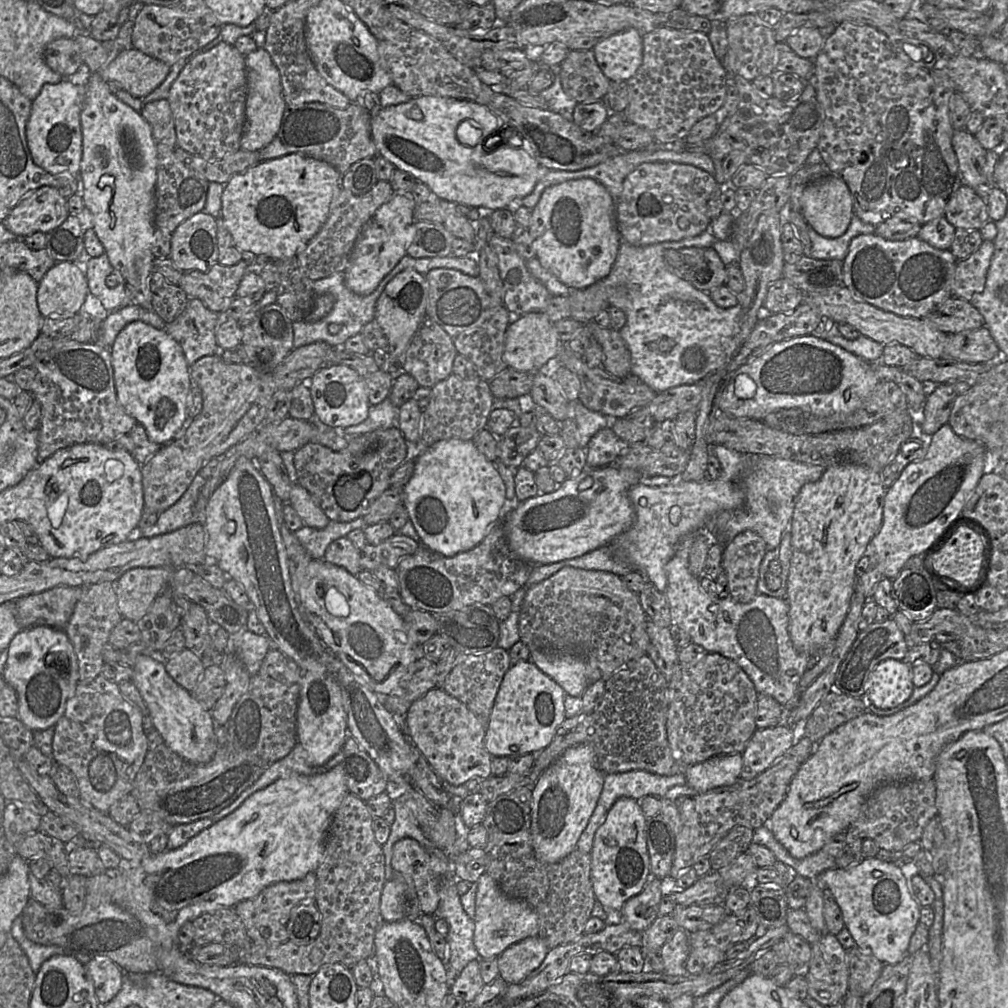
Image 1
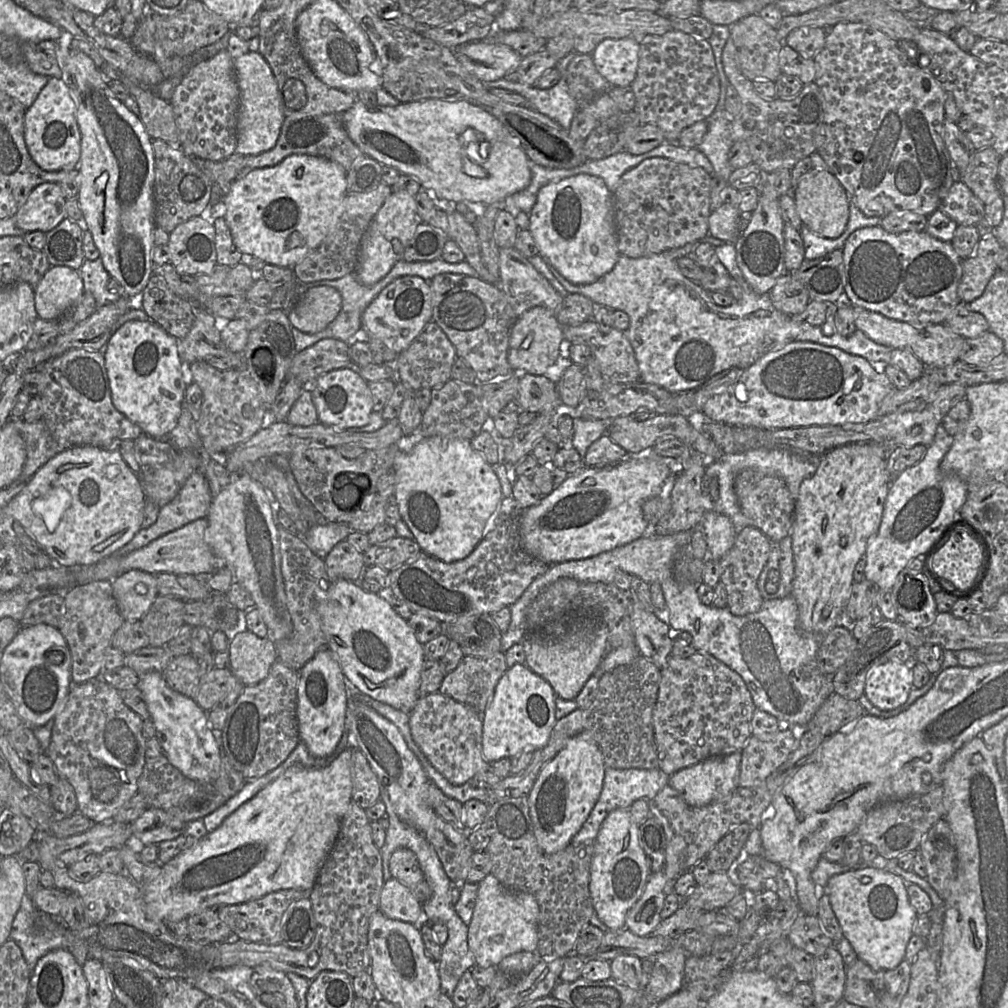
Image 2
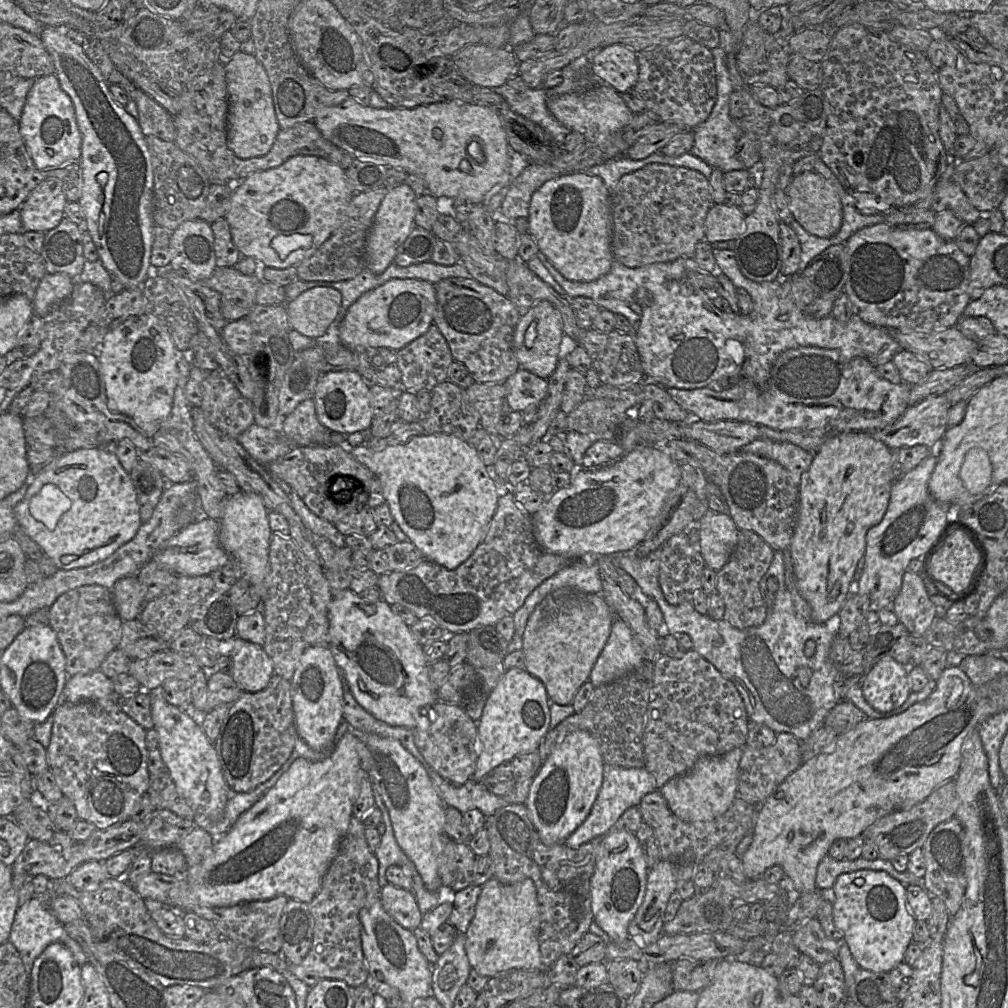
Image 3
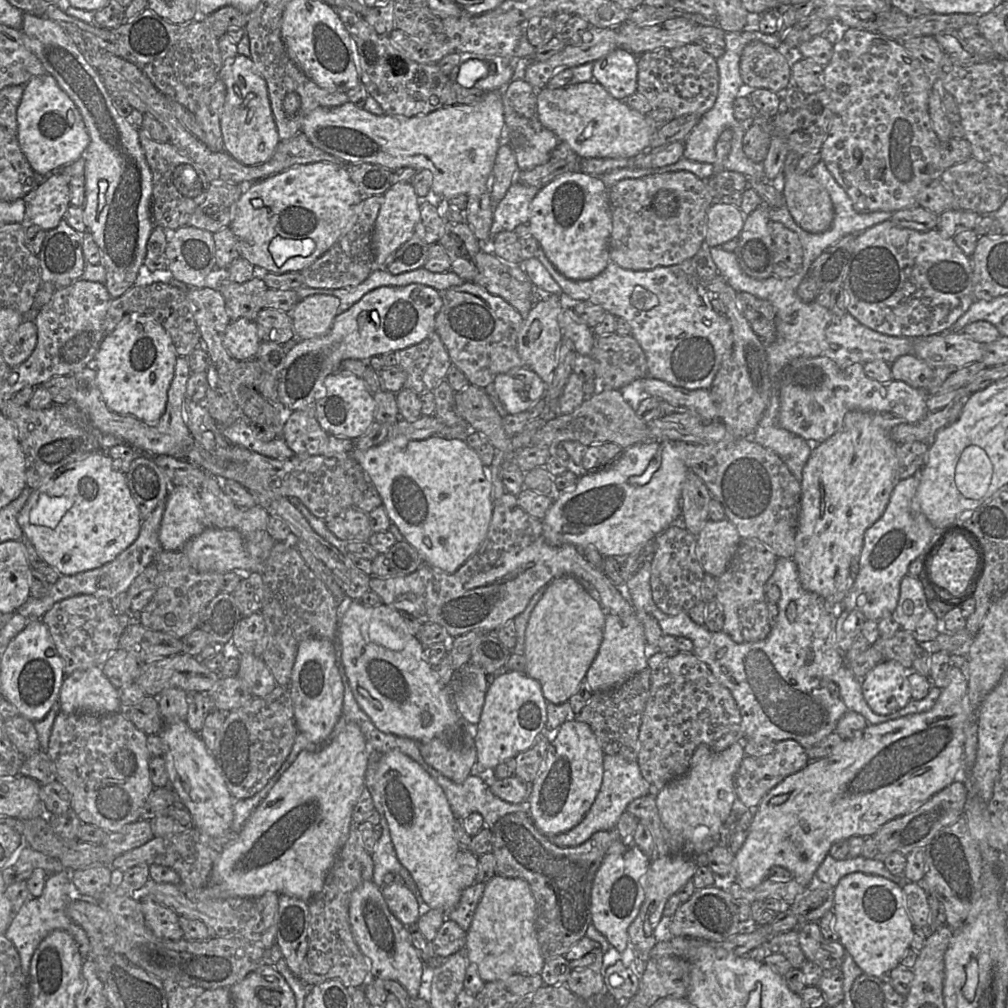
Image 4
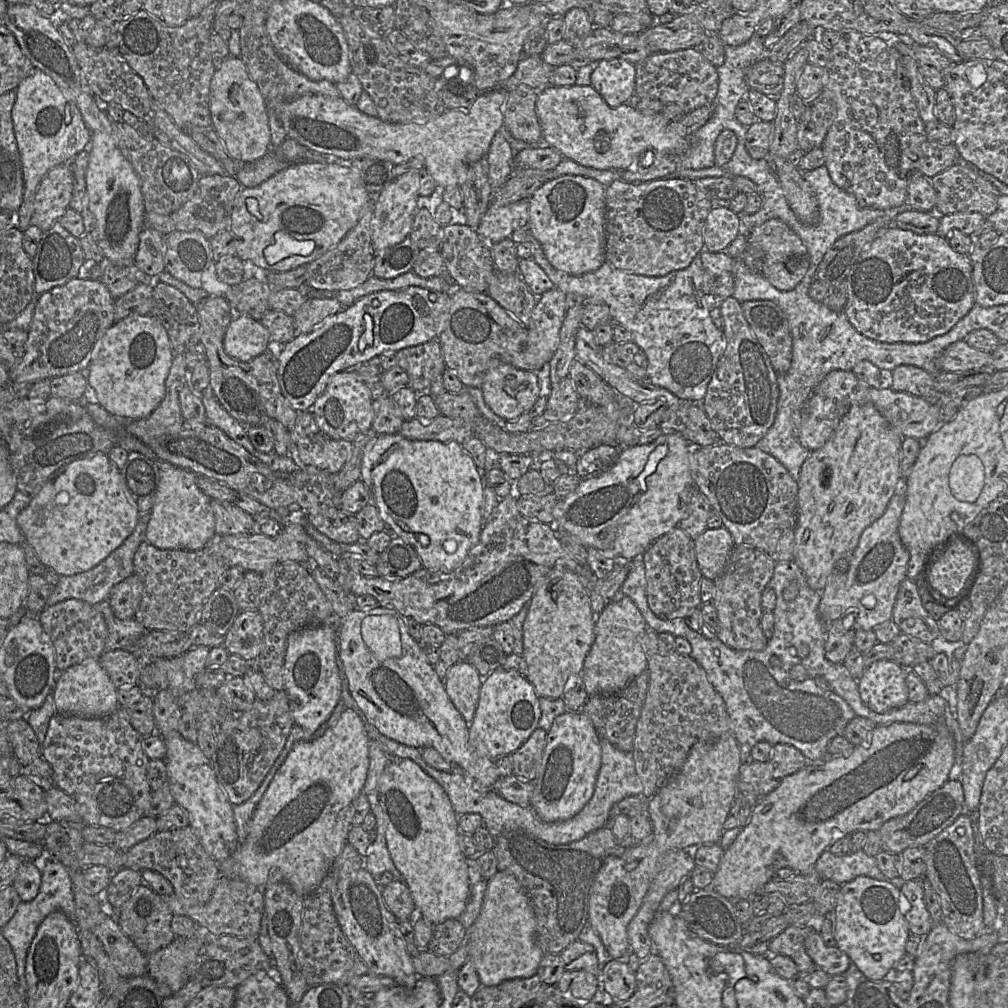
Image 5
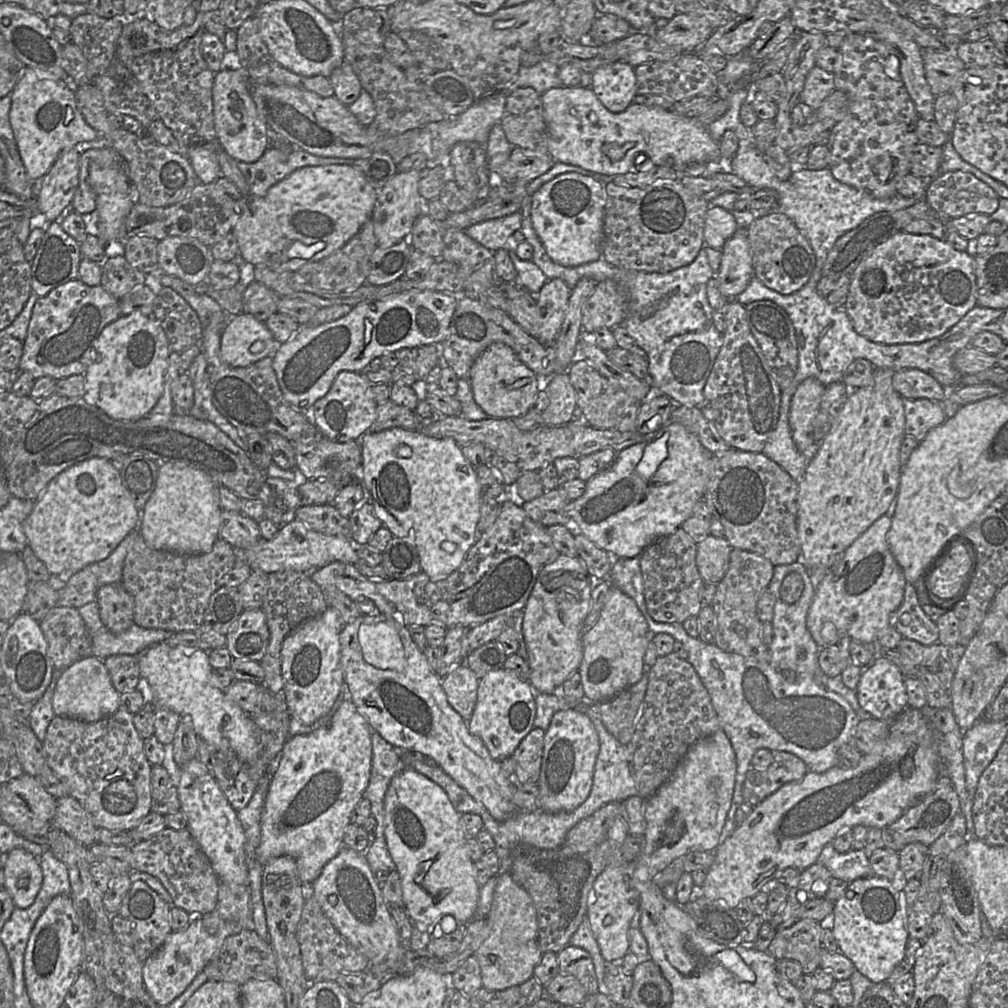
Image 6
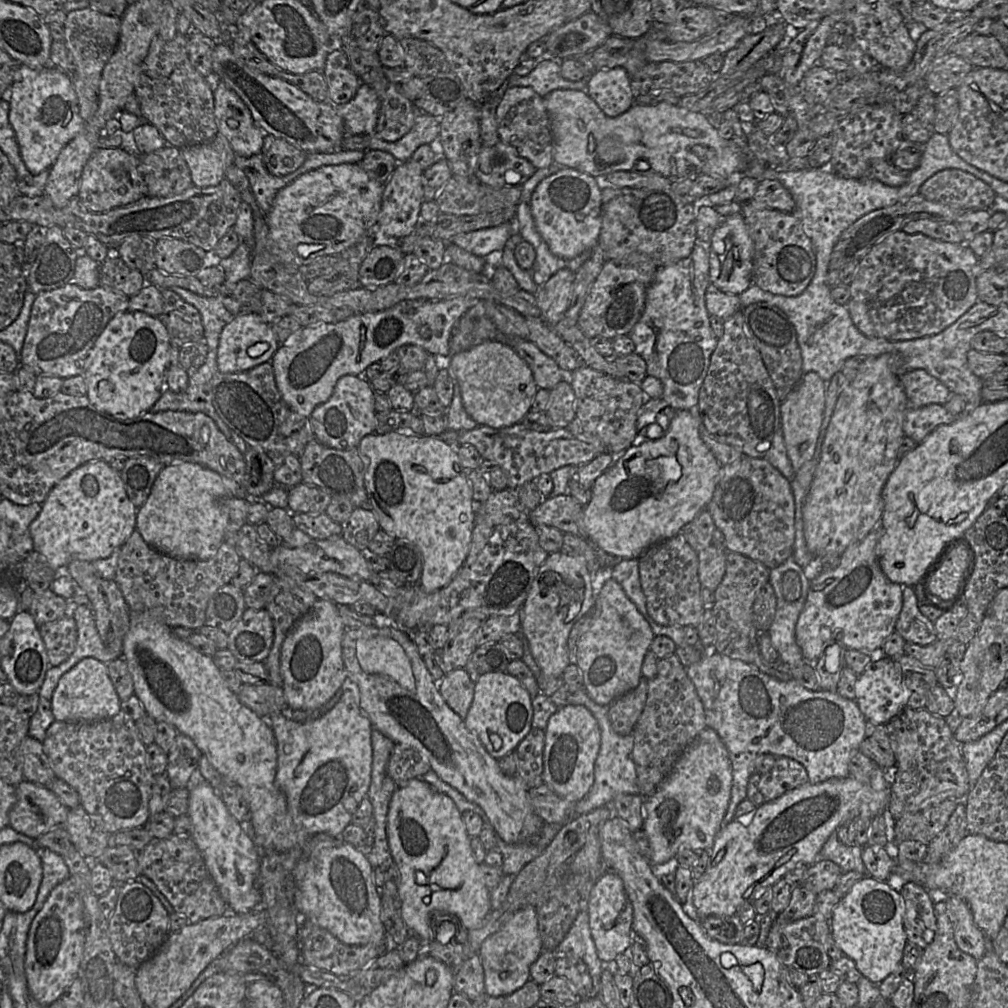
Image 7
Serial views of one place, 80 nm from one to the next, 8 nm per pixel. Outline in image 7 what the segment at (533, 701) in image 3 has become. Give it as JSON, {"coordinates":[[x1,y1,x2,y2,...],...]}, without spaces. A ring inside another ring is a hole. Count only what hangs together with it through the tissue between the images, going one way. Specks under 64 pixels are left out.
{"coordinates":[[488,672,475,682,474,696,466,718,466,728,477,735,486,751,499,760,516,750,518,744,532,729,533,707,529,692,521,682,508,672],[497,734,502,740,502,747,495,750,489,735]]}

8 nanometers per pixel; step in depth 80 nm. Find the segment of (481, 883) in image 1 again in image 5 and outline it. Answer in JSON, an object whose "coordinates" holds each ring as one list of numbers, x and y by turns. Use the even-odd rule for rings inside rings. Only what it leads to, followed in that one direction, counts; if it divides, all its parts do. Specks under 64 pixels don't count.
{"coordinates":[[498,871,488,881,480,914,473,925,466,929,462,944,466,944,468,959,473,962,483,986,496,986,506,980,530,978,537,974,543,954,536,941,534,909,525,889,515,876,507,872]]}

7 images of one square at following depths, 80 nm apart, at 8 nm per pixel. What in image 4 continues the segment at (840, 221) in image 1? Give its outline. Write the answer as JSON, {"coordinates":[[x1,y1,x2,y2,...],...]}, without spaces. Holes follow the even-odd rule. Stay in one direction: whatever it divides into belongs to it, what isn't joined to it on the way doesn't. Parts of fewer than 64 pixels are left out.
{"coordinates":[[783,173,781,191,796,223,805,231,821,233,830,228,834,208,827,190,809,173]]}

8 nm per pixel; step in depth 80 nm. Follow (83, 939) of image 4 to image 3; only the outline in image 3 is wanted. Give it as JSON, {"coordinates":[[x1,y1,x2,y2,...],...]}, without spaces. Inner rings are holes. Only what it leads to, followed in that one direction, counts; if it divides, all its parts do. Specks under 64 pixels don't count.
{"coordinates":[[49,890,45,895,34,895,30,900,18,907,12,923,9,941,20,953,28,975,31,973,35,959,48,945,55,942,64,944,72,952,75,960,81,966,88,962,88,958,80,944,69,936,65,926,48,909,48,902,54,894,56,893,50,892]]}

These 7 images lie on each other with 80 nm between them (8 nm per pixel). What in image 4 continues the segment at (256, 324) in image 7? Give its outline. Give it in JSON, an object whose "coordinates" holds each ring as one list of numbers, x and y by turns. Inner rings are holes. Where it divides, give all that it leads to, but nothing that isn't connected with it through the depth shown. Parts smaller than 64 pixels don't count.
{"coordinates":[[240,318,231,321,224,335,224,346,228,353,238,361,255,358,261,339,254,321]]}

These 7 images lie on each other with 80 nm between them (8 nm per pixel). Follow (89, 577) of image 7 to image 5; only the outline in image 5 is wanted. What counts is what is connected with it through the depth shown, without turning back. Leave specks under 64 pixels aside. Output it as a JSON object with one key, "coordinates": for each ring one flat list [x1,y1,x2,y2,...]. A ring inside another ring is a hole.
{"coordinates":[[132,575,115,585,108,597,114,615,121,620,132,619,139,607,143,593,143,582]]}

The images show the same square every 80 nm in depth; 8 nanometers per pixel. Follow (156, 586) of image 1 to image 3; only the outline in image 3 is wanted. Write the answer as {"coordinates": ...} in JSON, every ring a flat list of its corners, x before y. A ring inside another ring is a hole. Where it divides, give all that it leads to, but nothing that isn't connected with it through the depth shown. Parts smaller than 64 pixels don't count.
{"coordinates":[[138,576,119,579,111,591,115,608,122,621,139,620,145,606,147,588]]}

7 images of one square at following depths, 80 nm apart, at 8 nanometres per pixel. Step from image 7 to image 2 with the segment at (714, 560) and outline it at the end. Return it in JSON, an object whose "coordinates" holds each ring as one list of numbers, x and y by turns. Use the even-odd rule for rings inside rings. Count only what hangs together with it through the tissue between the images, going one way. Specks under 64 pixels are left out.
{"coordinates":[[714,511,704,514,701,525,708,546,708,557,720,561,733,546,737,530,727,516]]}

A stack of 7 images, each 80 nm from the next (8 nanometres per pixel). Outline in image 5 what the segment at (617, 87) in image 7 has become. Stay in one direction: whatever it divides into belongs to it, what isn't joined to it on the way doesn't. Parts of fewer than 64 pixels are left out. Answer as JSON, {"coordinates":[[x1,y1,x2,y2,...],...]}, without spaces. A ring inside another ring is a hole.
{"coordinates":[[622,58,595,64,591,85,611,108,627,103,635,94,636,65]]}

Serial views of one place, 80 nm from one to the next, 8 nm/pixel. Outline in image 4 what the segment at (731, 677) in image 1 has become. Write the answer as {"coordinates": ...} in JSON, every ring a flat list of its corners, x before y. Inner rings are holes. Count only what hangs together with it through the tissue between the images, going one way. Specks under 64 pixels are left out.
{"coordinates":[[659,650,651,651,648,658,648,667,651,670,650,676,650,691,649,697,646,702,645,710,642,715,642,721,639,731,639,754,637,762,641,771,643,778,649,784,649,794,656,797,658,793,673,779,679,778,686,774,690,767,690,761,695,749,700,744,705,744,712,750,716,752,723,751,730,747,735,742,742,742,744,740,743,728,742,728,742,717,740,710,734,700,731,692,724,687,715,678,710,668,702,661,700,661,693,653,681,652,679,651,675,656,668,656]]}

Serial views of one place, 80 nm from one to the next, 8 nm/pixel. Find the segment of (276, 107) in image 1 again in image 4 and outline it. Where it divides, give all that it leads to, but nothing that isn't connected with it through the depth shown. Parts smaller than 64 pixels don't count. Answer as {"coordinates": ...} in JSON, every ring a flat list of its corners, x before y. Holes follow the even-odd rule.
{"coordinates":[[237,54,231,61,224,61,220,79,226,87,226,96,220,114,220,127,223,139,223,149,236,161,243,165,253,166,268,161,273,155,280,139,271,111,267,84,258,73,250,57]]}

